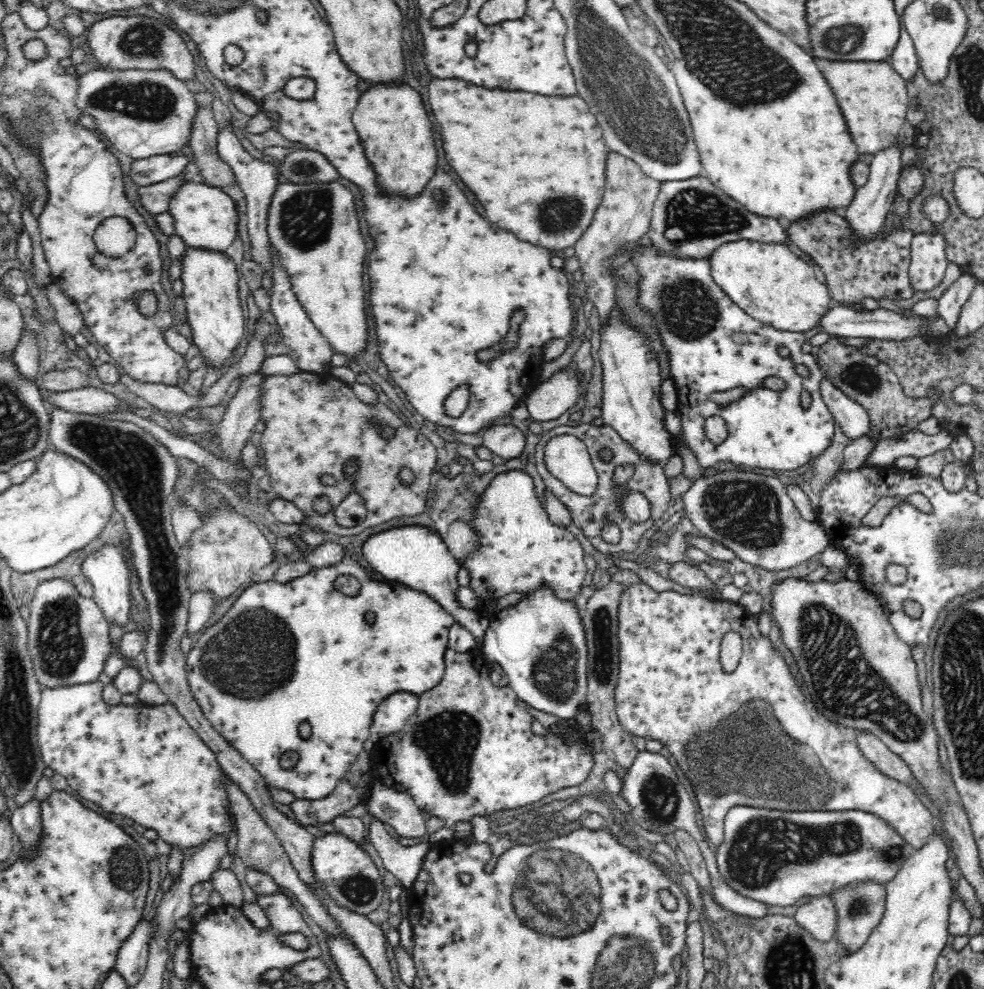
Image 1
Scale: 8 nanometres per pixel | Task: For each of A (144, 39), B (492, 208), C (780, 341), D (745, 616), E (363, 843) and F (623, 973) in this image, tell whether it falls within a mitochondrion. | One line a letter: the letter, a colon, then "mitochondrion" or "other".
A: mitochondrion
B: other
C: other
D: other
E: other
F: mitochondrion

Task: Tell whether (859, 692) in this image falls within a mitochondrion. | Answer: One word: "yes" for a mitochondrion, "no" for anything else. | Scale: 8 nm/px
yes

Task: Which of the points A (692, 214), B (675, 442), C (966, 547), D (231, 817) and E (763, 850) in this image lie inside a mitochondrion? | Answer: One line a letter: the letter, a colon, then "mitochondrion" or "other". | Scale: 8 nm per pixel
A: mitochondrion
B: other
C: mitochondrion
D: other
E: mitochondrion

